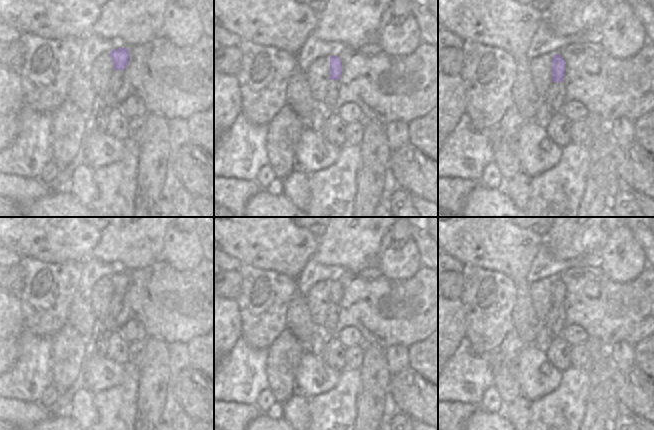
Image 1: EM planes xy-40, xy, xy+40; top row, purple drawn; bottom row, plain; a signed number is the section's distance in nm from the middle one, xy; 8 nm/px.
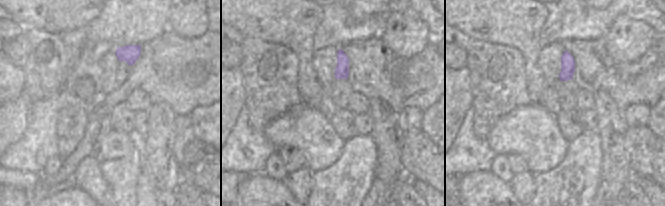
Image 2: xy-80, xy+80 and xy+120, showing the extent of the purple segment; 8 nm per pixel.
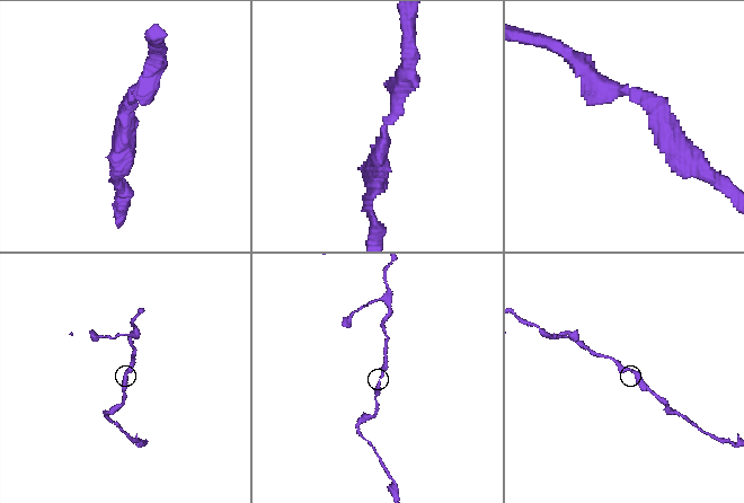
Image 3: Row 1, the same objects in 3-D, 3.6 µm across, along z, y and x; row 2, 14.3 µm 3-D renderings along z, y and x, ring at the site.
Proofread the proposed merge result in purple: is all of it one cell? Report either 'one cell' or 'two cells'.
one cell

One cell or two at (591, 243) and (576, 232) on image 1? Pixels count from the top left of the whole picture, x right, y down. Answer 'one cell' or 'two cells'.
one cell

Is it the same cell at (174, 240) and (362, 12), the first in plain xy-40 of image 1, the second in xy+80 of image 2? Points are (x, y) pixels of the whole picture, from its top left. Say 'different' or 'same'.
different

